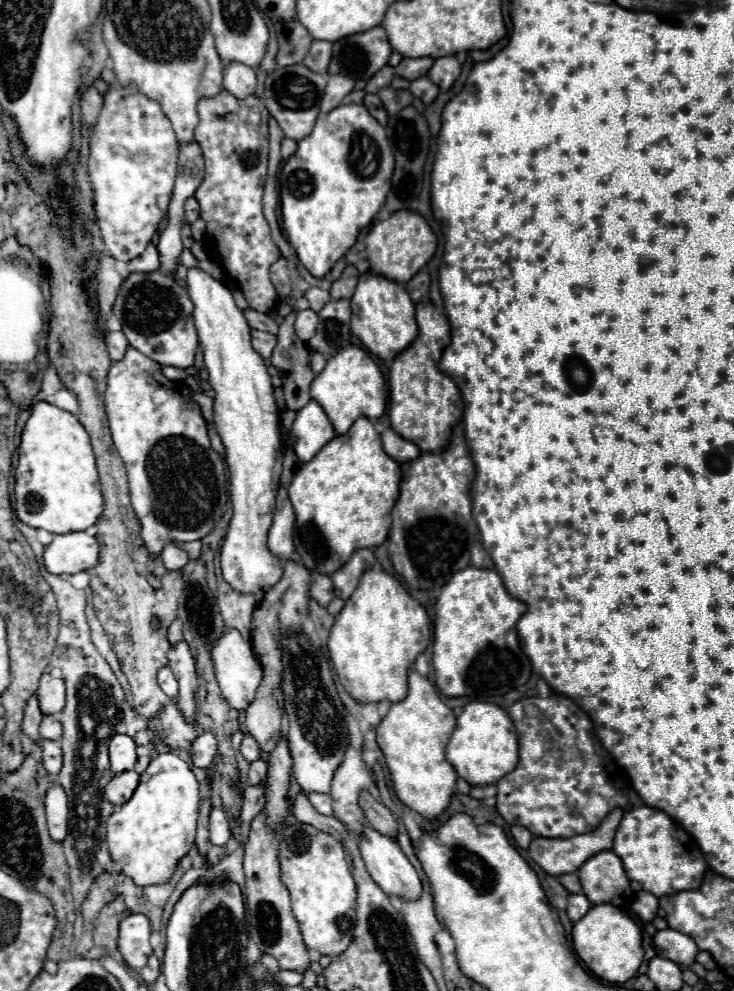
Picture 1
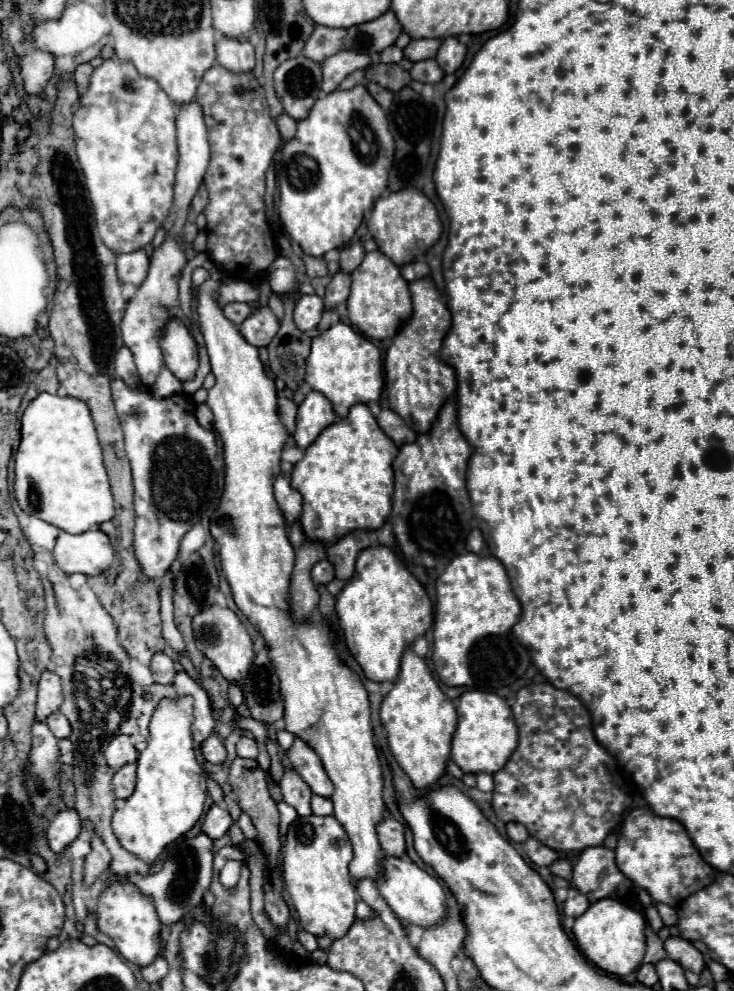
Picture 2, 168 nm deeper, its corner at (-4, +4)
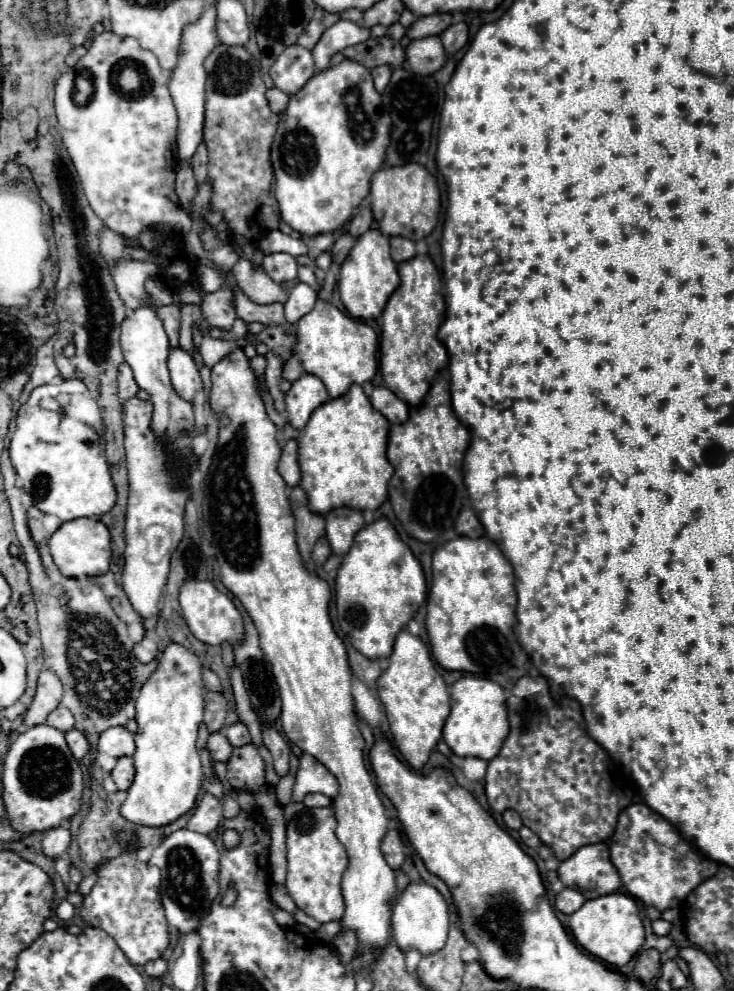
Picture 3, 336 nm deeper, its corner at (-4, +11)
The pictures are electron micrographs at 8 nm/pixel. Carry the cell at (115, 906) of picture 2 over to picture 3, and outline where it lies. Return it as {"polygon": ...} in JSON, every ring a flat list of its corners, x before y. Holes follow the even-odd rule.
{"polygon":[[136,837,120,839,120,847,126,849,98,867,98,881,84,897,80,915,90,927,106,931,118,943,132,965,144,965,152,959,158,959,168,947,170,939,168,923,164,919,164,909,160,903,160,869,136,861,134,843]]}

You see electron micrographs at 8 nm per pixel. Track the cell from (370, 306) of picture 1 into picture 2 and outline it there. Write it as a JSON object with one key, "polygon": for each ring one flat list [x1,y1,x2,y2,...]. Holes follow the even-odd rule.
{"polygon":[[372,250,366,252,362,264,350,276,352,276,352,288,346,300,346,308,352,326,356,326,362,334,374,340,392,338,396,330,412,314,412,298,410,298,408,282,400,276,400,268,380,250]]}

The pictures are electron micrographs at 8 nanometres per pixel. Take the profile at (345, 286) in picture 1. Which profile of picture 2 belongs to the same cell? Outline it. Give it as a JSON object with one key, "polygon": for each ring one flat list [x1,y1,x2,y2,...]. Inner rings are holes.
{"polygon":[[364,238,354,240,354,242,350,242,348,246,342,248,342,252,340,252,340,268,344,272,352,272,354,268,360,266,360,262,362,262,362,258,366,254,362,244,364,244]]}

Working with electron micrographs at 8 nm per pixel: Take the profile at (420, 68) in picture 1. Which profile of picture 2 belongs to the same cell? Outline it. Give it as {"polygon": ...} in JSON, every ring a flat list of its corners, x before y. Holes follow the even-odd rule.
{"polygon":[[420,38,420,40,412,40,406,48,404,48,404,56,410,62,418,62,418,60,426,60,426,58,434,58,438,48,440,48,442,40,440,38]]}

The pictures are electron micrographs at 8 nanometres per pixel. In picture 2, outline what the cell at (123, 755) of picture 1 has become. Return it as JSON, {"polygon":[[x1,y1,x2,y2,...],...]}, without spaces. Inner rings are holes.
{"polygon":[[118,734,116,738,112,738,110,746,106,748,104,758,106,758,106,762,108,762,110,768,118,770,118,768,122,768,124,764,136,762,136,760,138,760,138,752,136,752,136,748,134,748,130,736]]}

